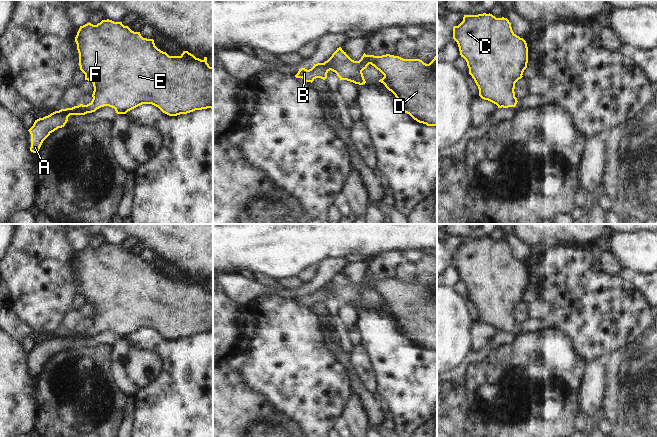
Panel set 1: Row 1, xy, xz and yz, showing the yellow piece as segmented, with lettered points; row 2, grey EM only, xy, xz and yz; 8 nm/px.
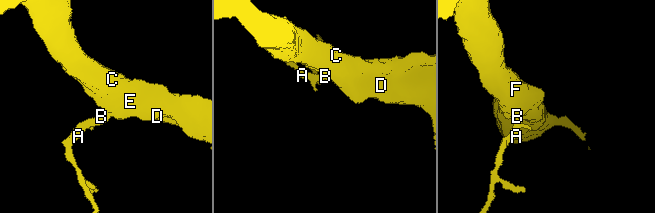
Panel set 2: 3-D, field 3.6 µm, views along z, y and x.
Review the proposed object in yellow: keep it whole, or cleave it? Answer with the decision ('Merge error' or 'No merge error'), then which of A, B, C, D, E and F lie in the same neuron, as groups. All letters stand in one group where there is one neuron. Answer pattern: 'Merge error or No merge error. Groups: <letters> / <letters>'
No merge error. Groups: A B C D E F.

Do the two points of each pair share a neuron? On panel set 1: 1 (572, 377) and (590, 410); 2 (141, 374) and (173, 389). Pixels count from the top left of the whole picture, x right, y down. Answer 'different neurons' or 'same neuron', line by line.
1: different neurons
2: different neurons

